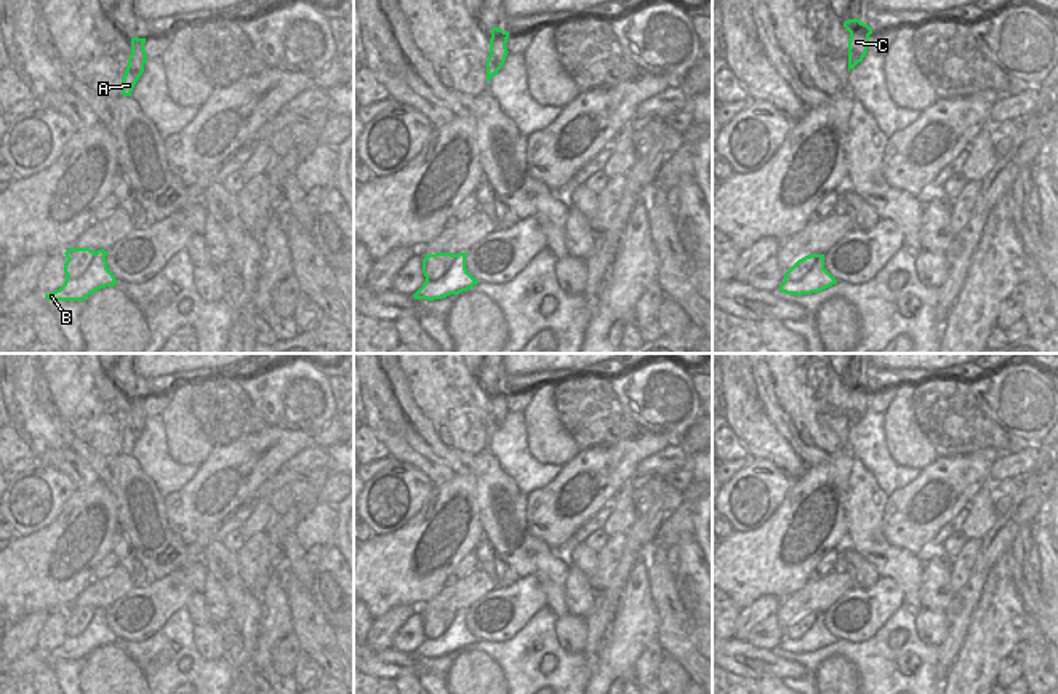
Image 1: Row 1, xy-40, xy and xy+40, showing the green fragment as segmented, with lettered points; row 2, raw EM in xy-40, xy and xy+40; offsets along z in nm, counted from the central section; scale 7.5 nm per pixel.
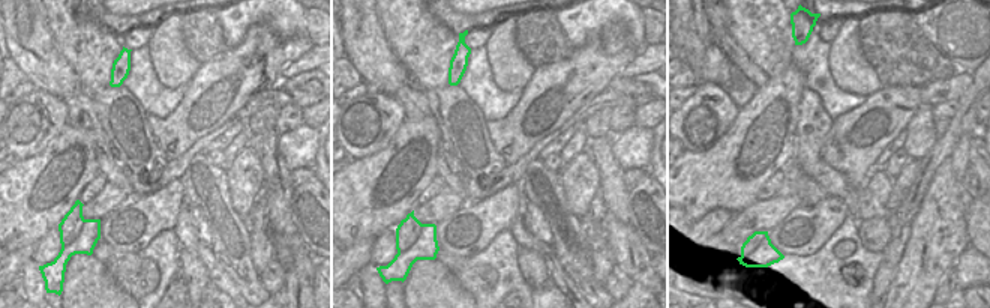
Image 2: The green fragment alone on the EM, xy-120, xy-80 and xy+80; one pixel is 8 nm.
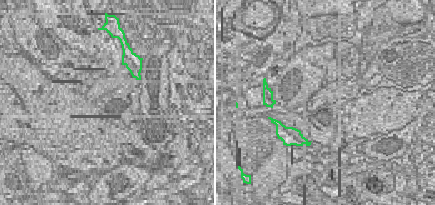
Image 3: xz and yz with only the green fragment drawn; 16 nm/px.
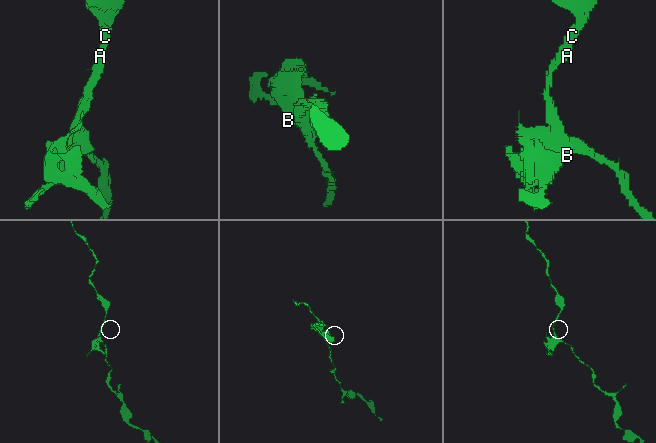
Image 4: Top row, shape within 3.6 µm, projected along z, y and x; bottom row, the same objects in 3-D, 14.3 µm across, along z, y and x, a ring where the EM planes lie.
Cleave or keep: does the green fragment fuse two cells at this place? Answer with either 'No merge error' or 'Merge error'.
Merge error.

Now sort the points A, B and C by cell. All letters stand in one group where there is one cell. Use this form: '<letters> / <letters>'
A C / B

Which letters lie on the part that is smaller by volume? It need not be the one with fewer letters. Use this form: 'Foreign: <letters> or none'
Foreign: B

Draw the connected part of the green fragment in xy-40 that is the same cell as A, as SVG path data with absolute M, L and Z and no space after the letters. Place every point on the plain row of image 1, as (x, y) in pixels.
M131 397L131 413L128 416L128 424L125 427L125 433L122 437L122 453L131 454L131 449L144 430L144 422L147 419L144 408L146 397Z

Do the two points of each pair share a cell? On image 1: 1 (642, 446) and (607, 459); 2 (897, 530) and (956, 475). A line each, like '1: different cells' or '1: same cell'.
1: same cell
2: same cell

